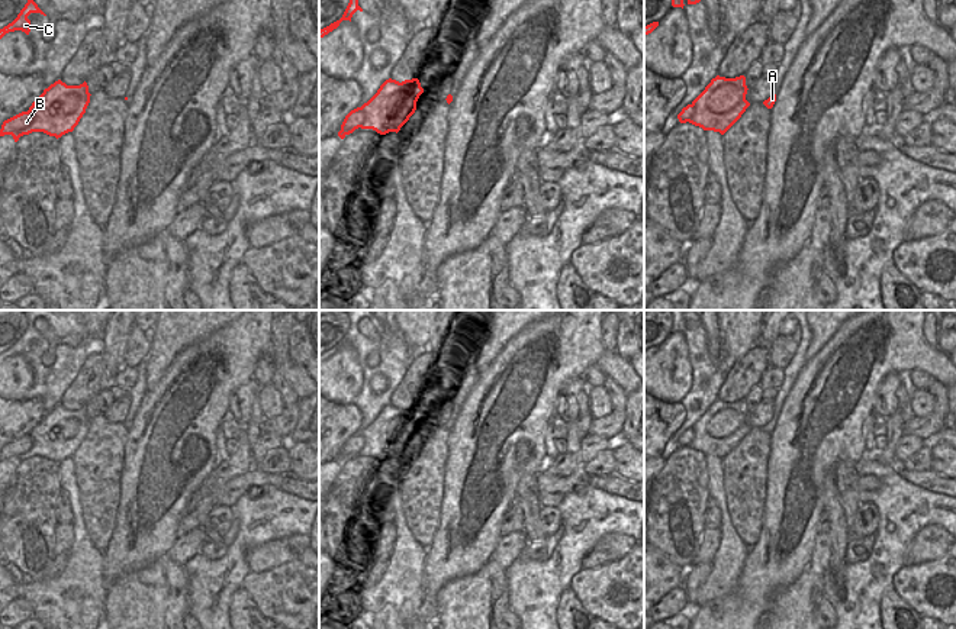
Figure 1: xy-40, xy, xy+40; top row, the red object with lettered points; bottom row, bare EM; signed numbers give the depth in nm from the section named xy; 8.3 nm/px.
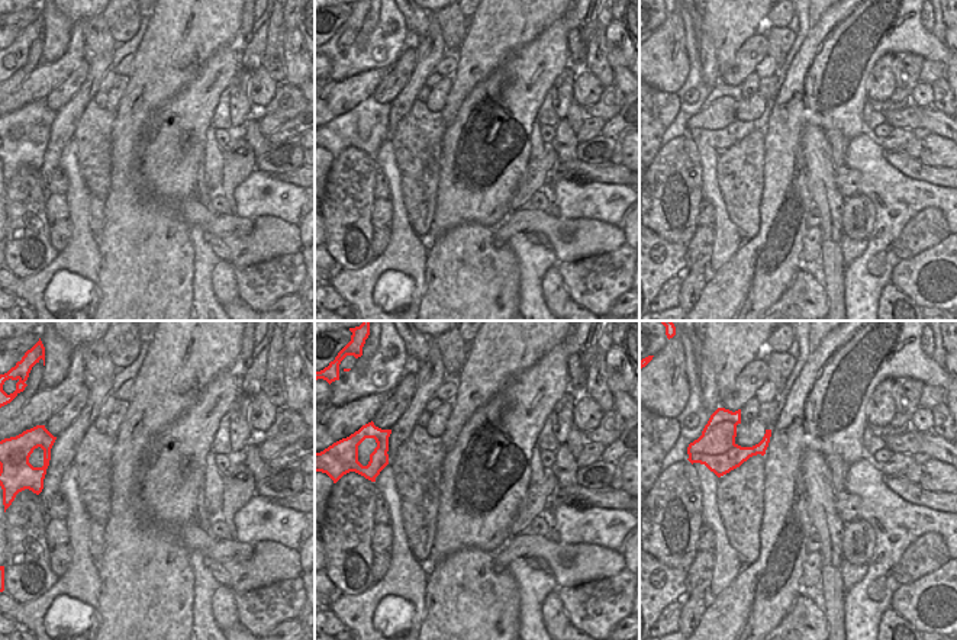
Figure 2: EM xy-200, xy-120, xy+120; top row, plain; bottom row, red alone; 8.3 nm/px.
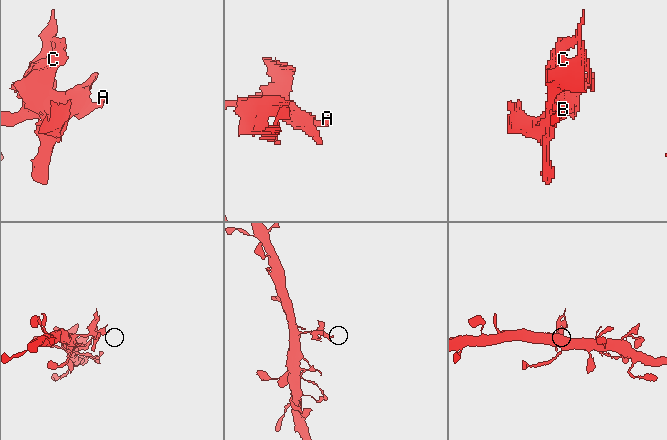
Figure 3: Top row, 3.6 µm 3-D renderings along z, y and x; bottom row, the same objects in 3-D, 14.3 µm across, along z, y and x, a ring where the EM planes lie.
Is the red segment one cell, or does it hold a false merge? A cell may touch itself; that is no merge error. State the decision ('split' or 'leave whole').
split

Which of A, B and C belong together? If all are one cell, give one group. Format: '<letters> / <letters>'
A C / B

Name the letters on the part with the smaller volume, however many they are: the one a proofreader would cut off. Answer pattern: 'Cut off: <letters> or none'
Cut off: A, C

